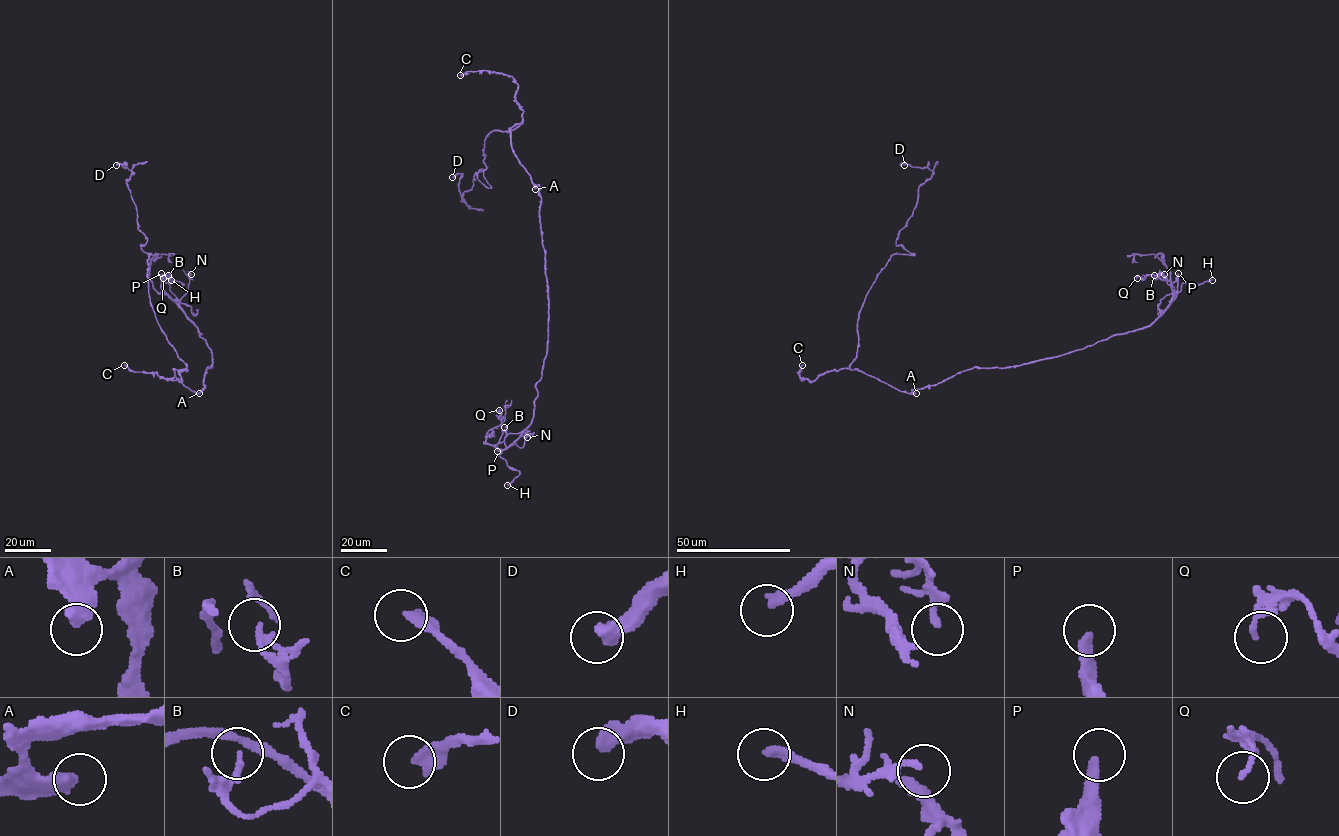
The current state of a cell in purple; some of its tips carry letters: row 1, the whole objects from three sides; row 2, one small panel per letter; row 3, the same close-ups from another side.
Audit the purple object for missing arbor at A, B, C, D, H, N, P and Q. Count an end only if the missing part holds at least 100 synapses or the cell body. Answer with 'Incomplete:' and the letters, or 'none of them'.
Incomplete: C, H

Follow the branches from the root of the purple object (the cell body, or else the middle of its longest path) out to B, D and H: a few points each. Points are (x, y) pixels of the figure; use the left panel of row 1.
B: (195, 392), (205, 387), (204, 374), (212, 365), (212, 353), (170, 290), (168, 275)
D: (195, 392), (175, 377), (186, 365), (151, 304), (155, 255), (141, 247), (132, 171), (116, 165)
H: (195, 392), (205, 387), (212, 353), (161, 288), (163, 282), (183, 284), (171, 280)

